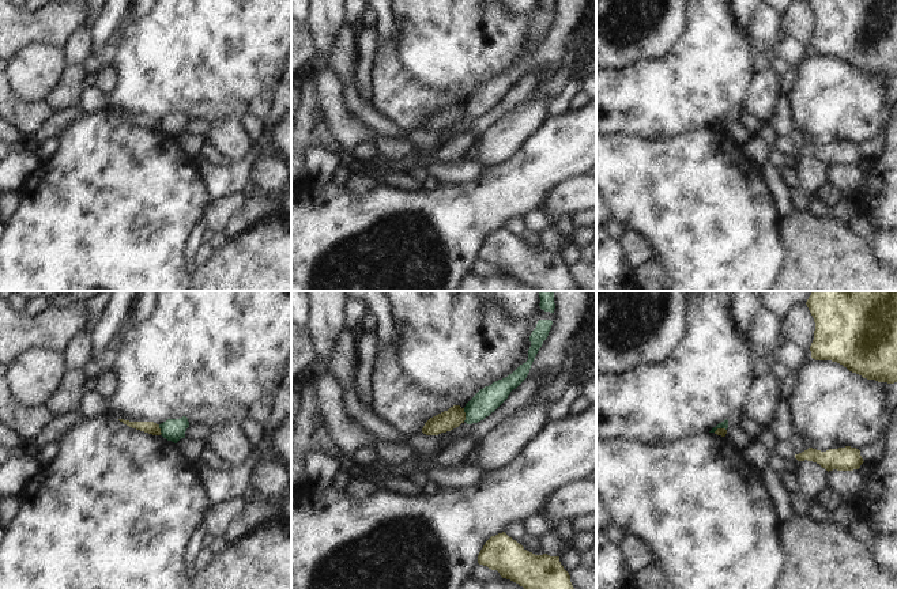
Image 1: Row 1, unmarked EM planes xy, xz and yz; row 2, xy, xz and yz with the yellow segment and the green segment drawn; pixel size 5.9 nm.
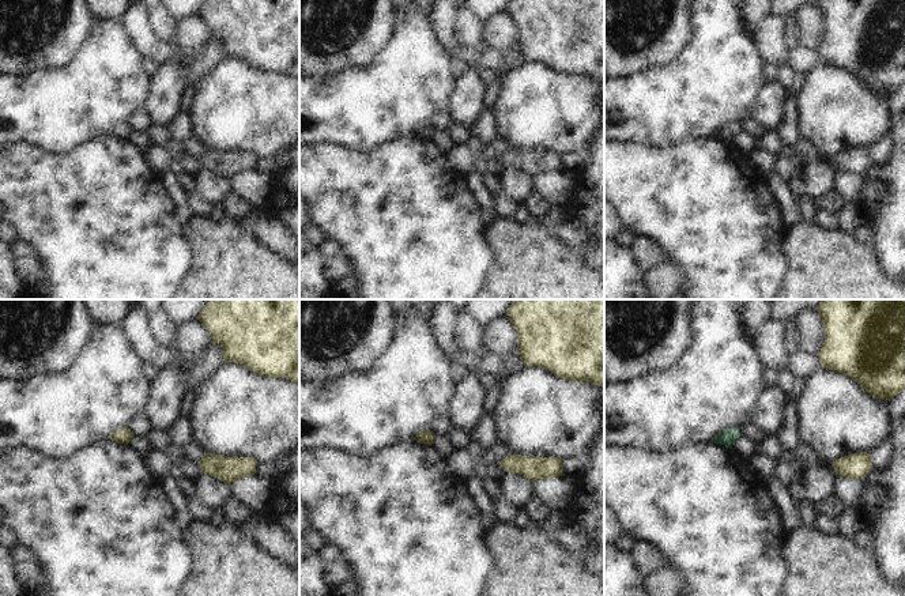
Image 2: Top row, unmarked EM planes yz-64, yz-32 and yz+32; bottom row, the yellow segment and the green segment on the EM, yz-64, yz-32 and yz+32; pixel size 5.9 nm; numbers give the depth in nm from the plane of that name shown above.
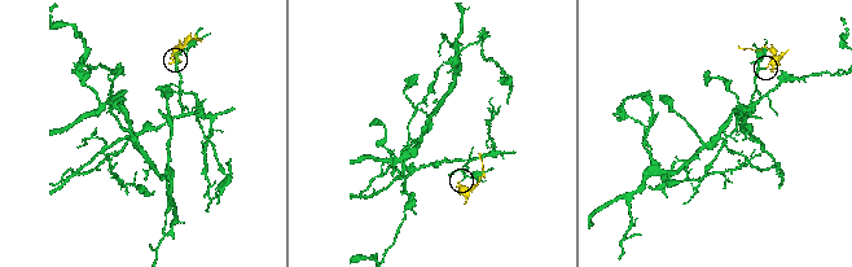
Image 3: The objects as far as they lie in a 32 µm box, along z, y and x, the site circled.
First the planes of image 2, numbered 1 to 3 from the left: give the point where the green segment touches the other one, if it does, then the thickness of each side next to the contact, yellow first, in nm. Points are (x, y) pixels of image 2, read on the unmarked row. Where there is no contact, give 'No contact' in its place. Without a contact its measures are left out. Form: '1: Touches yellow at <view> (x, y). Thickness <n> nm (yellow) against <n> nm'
1: No contact
2: No contact
3: No contact

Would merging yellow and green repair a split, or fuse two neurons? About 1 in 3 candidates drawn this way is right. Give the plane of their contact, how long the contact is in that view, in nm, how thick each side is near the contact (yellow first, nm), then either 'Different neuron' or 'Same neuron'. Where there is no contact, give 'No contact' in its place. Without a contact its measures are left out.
Touches yellow in xz. Shared border 80 nm. Thickness 120 nm (yellow) against 150 nm. Different neuron

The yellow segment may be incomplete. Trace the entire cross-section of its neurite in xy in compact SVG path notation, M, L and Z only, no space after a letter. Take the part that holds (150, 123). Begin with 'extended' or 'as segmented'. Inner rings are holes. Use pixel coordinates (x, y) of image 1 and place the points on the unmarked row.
as segmented; M118 114L120 117L123 117L124 120L152 129L152 131L161 131L161 124L159 120L154 118L154 117L129 117L129 116L124 116L124 114Z

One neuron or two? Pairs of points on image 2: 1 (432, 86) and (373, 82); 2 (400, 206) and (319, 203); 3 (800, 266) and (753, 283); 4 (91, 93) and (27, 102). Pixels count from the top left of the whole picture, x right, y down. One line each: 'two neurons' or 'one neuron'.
1: one neuron
2: one neuron
3: two neurons
4: one neuron

